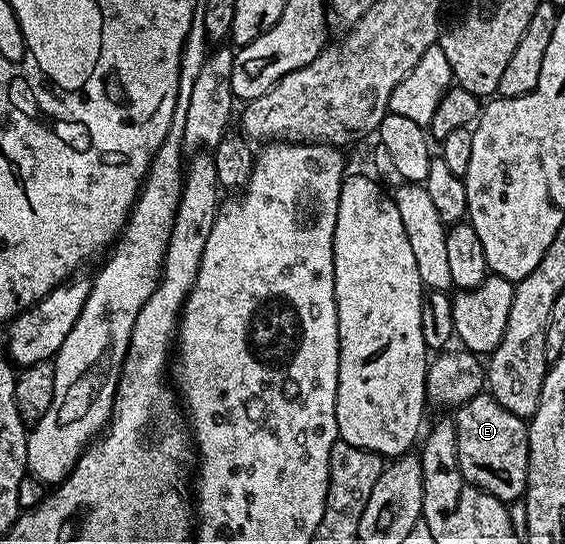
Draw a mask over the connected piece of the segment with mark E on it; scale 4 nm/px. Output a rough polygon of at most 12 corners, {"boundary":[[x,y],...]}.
{"boundary":[[487,391],[455,410],[464,478],[502,502],[528,487],[528,426]]}

